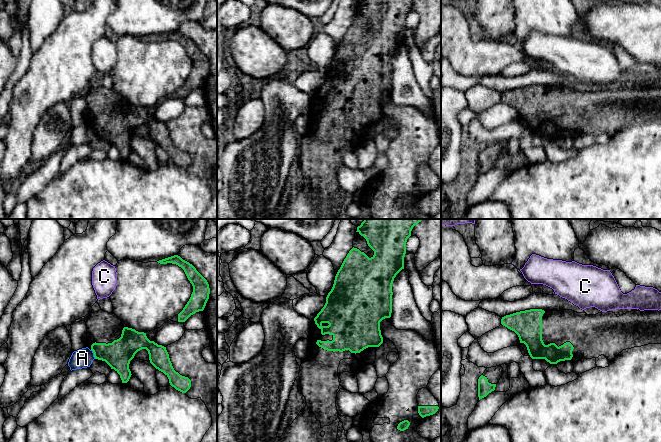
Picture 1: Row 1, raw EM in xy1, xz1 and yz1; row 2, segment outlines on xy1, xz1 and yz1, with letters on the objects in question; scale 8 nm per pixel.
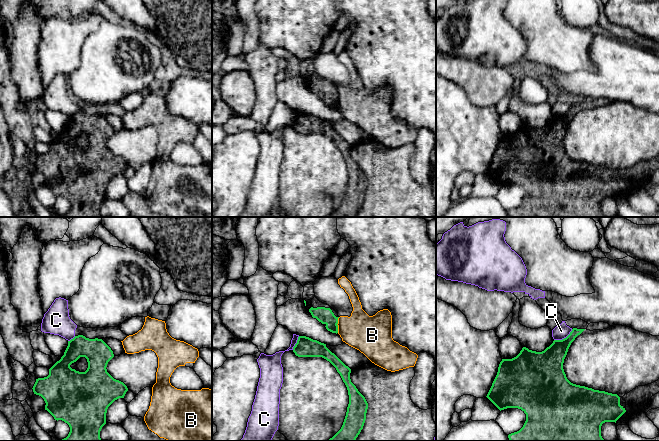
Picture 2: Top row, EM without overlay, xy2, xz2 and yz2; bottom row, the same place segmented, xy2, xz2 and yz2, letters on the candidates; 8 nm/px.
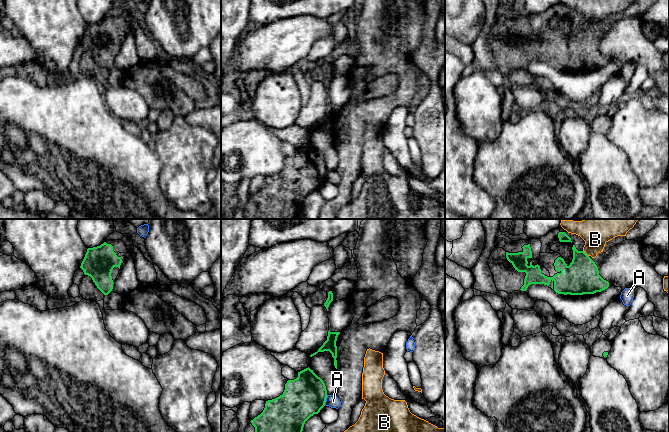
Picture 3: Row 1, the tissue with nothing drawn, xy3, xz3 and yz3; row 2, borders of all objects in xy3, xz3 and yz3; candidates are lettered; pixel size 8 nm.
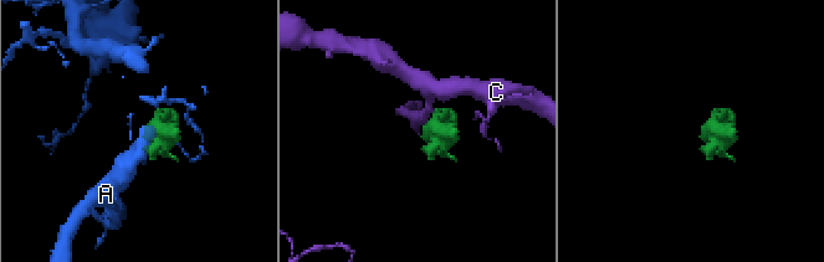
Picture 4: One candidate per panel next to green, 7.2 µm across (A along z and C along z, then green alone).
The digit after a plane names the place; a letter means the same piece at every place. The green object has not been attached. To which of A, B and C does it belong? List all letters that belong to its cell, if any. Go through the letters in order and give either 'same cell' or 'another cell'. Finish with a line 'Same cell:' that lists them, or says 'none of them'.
A: another cell
B: another cell
C: another cell
Same cell: none of them

